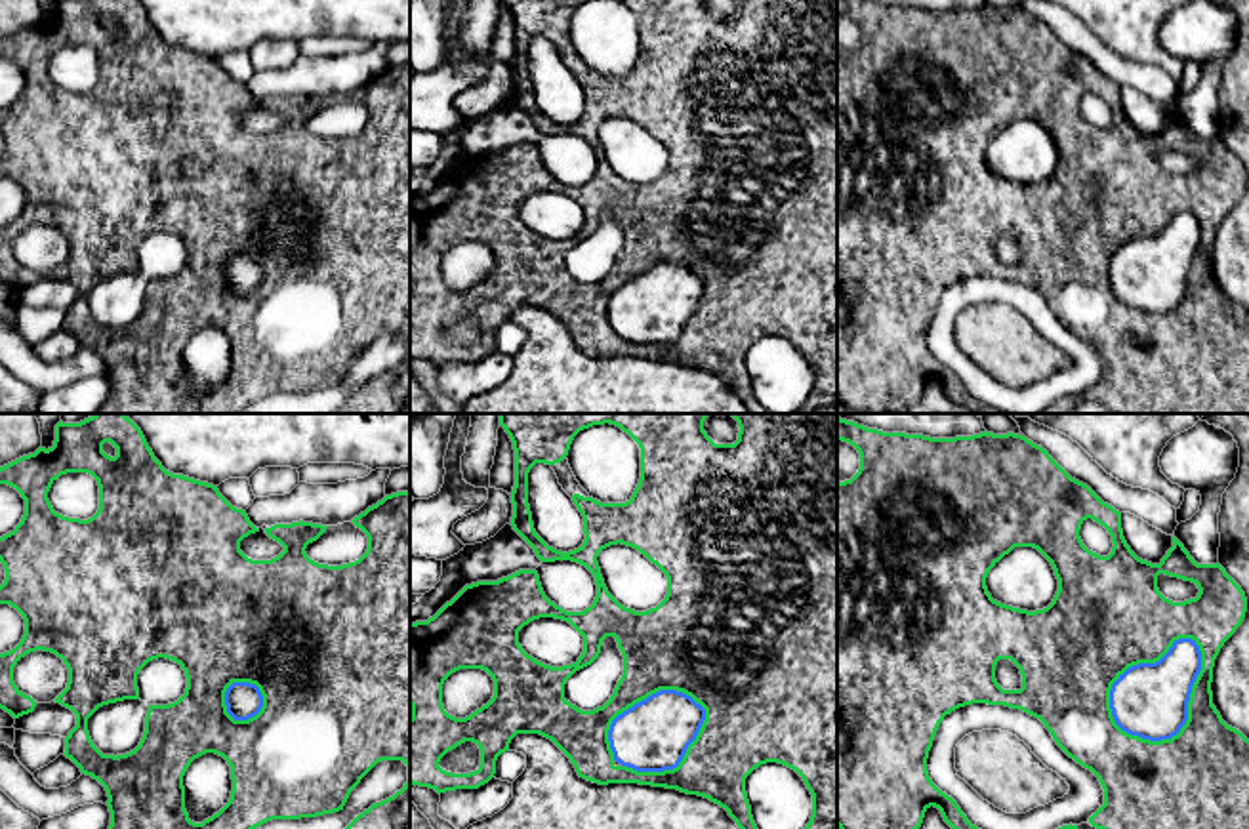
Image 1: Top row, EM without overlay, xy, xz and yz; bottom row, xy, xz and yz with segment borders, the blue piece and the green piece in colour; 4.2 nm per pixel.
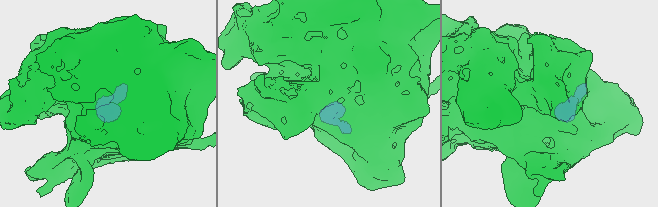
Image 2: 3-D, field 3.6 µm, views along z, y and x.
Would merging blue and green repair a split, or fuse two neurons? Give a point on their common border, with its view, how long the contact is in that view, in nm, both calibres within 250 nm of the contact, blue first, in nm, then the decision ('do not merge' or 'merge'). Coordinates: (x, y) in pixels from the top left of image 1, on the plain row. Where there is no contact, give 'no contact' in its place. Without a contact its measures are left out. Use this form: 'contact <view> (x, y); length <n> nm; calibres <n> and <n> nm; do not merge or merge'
contact yz (1129, 241); length 500 nm; calibres 320 and 480 nm; do not merge

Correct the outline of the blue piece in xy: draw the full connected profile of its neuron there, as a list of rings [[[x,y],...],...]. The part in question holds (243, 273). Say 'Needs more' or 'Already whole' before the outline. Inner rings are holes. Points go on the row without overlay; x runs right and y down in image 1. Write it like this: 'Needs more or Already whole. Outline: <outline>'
Already whole. Outline: [[[233,255],[225,265],[227,286],[235,293],[248,293],[263,280],[263,269],[256,257]]]

